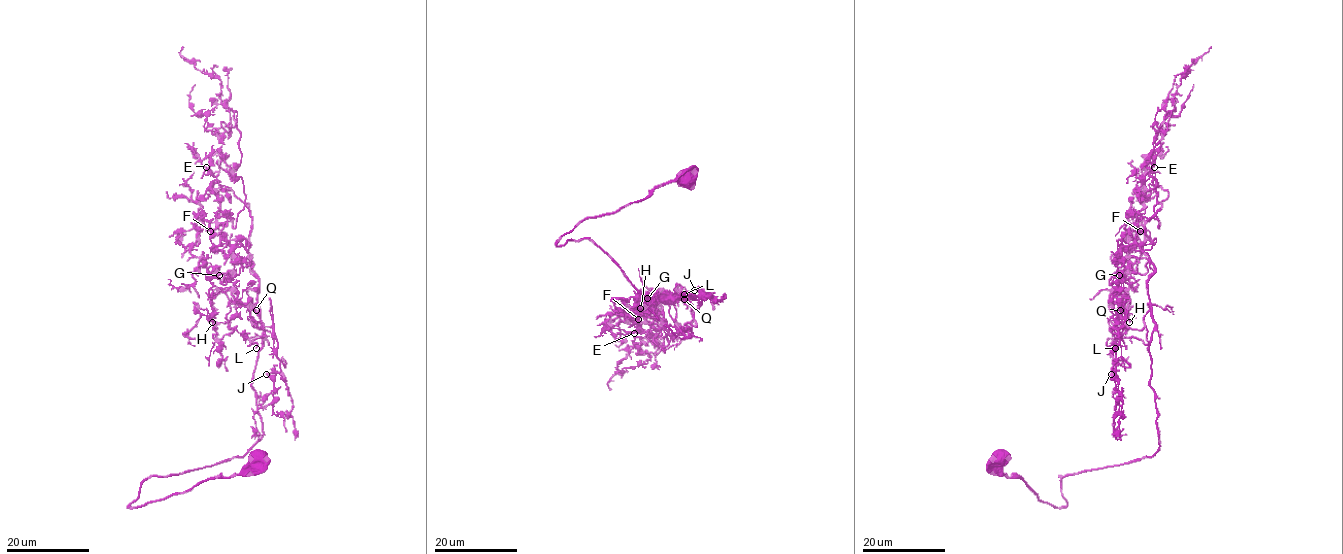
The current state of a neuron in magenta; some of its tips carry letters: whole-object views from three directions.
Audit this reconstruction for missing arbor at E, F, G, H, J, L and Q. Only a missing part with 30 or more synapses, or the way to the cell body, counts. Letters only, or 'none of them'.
L

